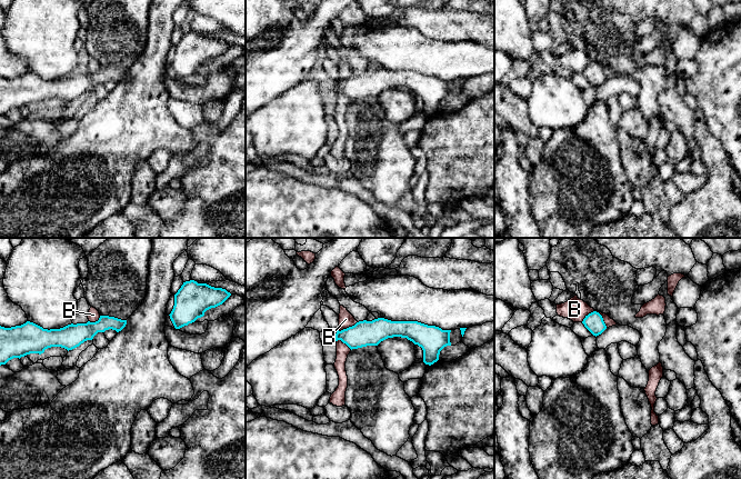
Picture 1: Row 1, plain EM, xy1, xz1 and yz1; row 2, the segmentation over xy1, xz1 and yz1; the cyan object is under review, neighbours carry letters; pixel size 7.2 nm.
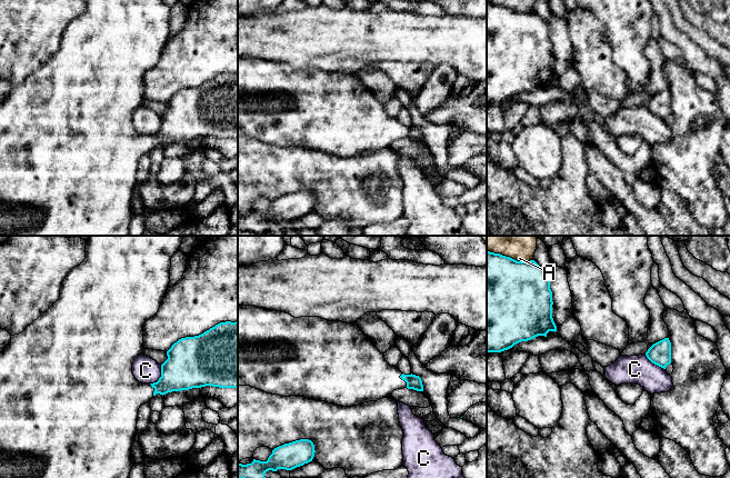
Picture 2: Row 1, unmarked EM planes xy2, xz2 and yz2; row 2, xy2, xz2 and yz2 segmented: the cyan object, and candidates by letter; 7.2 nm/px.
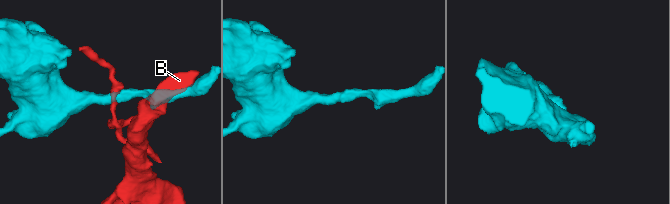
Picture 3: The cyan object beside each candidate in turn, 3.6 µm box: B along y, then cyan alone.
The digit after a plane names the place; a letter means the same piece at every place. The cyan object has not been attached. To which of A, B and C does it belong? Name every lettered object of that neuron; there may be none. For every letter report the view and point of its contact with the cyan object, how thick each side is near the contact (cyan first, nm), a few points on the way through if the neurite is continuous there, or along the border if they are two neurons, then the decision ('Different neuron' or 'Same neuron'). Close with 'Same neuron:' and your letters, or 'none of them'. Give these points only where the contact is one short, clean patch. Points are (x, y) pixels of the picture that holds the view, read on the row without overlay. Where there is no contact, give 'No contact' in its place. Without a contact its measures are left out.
A: Touches cyan at yz2 (509, 8). Thickness 500 nm (cyan) against 100 nm. Different neuron
B: Touches cyan at yz1 (596, 62). Thickness 140 nm (cyan) against 160 nm. Boundary: yz1 (581, 72), (589, 65), (597, 62), (607, 78). Different neuron
C: Touches cyan at xy2 (161, 127). Thickness 360 nm (cyan) against 190 nm. Different neuron
Same neuron: none of them

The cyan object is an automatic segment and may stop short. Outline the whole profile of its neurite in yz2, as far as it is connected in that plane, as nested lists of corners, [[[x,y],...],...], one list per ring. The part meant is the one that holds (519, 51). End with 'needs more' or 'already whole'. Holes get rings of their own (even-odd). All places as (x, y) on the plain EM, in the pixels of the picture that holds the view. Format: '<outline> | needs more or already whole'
[[[487,1],[487,103],[501,103],[521,92],[557,82],[549,23],[534,11],[517,12]]] | already whole

